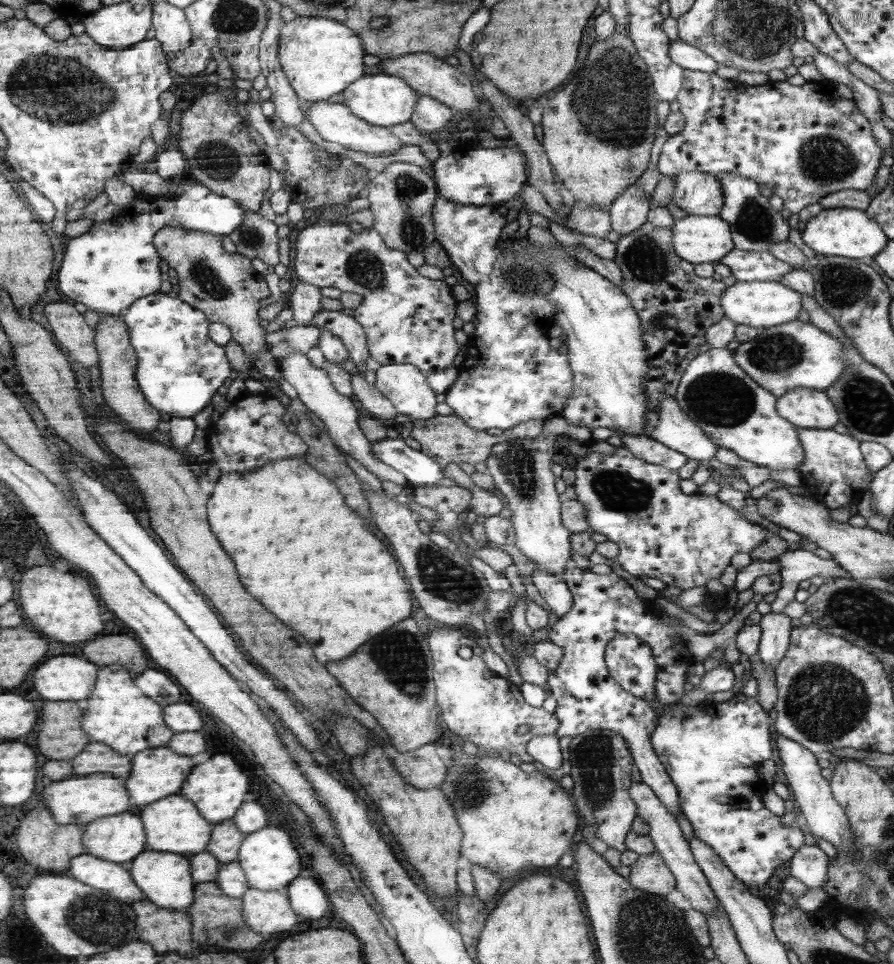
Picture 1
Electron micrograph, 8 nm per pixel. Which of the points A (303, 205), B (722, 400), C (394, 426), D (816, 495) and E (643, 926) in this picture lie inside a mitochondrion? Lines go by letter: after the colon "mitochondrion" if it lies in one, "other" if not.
A: other
B: mitochondrion
C: other
D: other
E: mitochondrion

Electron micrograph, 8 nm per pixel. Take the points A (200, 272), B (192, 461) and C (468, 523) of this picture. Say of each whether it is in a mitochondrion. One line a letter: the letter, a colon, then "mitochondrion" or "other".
A: mitochondrion
B: other
C: other

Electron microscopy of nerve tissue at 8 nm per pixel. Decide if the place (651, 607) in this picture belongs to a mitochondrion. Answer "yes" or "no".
no

